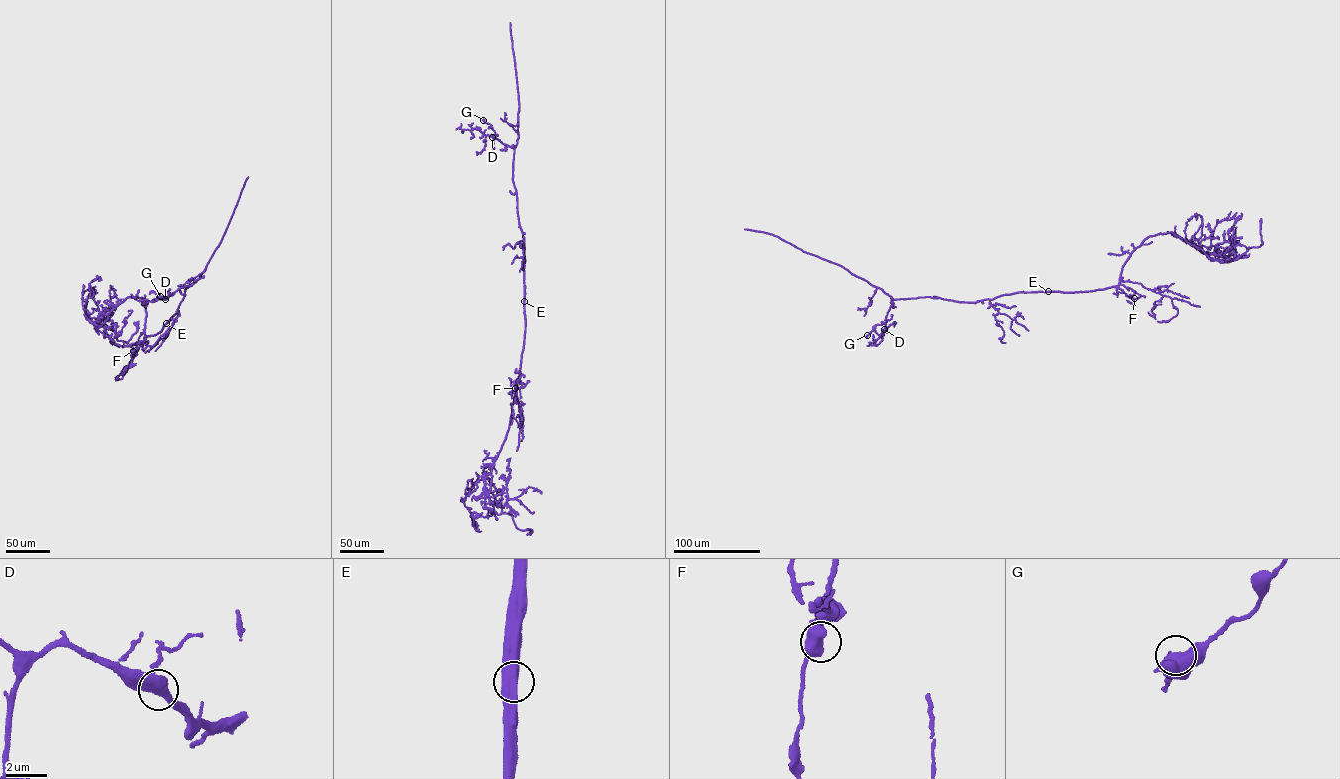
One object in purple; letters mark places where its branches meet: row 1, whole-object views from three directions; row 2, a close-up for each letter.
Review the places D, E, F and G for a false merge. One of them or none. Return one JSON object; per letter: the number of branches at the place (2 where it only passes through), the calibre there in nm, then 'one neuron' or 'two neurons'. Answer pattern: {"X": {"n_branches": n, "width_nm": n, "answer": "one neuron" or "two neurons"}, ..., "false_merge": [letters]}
{"D": {"n_branches": 2, "width_nm": 600, "answer": "one neuron"}, "E": {"n_branches": 2, "width_nm": 650, "answer": "two neurons"}, "F": {"n_branches": 2, "width_nm": 600, "answer": "one neuron"}, "G": {"n_branches": 2, "width_nm": 600, "answer": "one neuron"}, "false_merge": ["E"]}

